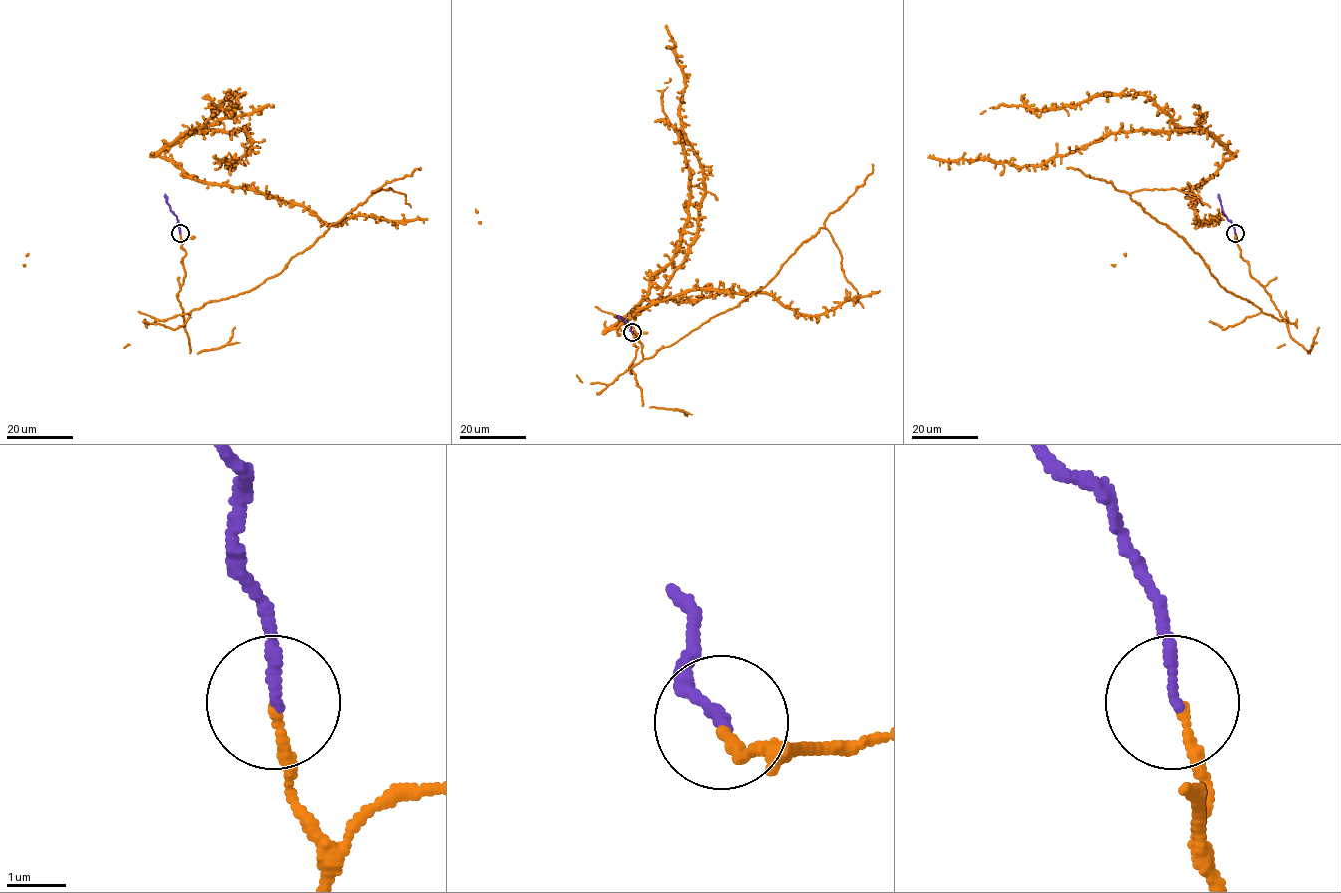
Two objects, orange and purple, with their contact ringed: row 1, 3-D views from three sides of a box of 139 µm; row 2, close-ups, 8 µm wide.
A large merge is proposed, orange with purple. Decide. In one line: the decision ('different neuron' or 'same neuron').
same neuron

